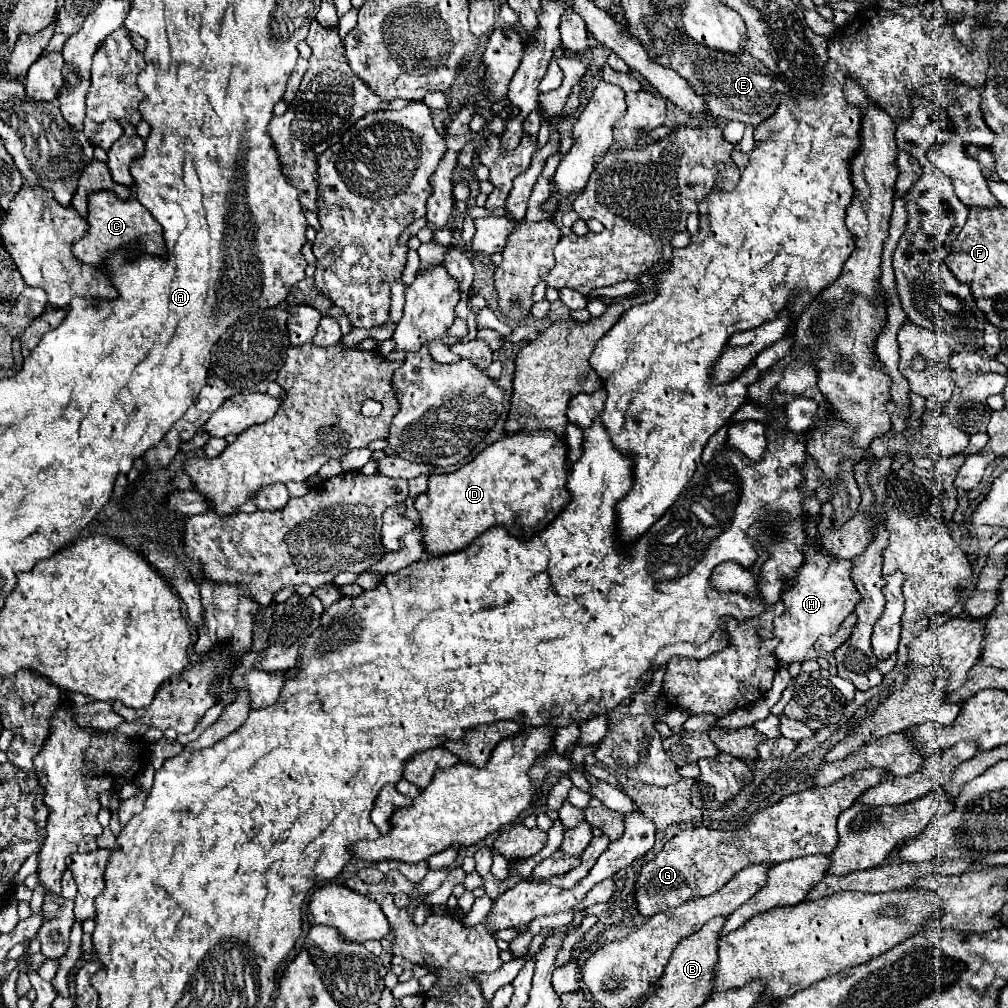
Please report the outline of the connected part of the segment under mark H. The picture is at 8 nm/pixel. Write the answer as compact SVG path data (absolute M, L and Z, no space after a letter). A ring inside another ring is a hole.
M807 456L803 474L805 474L805 488L807 488L805 490L807 498L803 502L803 508L809 512L807 544L803 546L805 562L797 570L797 576L785 584L785 590L781 594L785 612L781 614L779 620L773 622L773 626L775 626L773 634L781 640L779 646L775 648L775 658L777 658L779 668L785 668L791 662L819 658L819 652L815 652L815 648L813 648L815 640L823 634L835 634L839 624L853 612L853 608L859 600L859 592L851 580L851 560L837 560L837 558L829 556L825 550L819 550L813 542L815 524L817 524L819 512L821 512L821 504L819 504L815 492L817 492L817 486L821 484L823 474L811 456Z

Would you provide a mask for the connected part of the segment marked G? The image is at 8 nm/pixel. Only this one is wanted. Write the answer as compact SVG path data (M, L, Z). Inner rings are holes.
M881 768L859 770L855 776L845 776L827 788L813 788L785 796L781 802L753 814L751 822L735 830L691 828L671 838L663 850L643 866L637 880L637 908L643 916L653 916L667 908L675 908L691 898L707 896L725 886L739 870L749 864L769 862L779 864L809 854L831 854L837 838L837 818L841 812L869 788L887 780L889 774Z

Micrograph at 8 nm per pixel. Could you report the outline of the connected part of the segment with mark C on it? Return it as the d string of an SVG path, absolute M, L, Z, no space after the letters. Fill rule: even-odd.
M105 190L95 192L89 196L89 218L87 218L87 222L89 222L89 230L79 242L75 242L73 252L81 262L85 262L85 264L89 264L101 272L105 272L105 260L111 254L115 254L117 250L127 250L129 244L139 242L139 240L141 240L141 248L135 250L135 258L139 254L153 254L153 256L163 258L163 260L167 258L161 226L155 222L151 212L145 206L141 206L135 198L131 198L131 204L129 204L129 200L127 202L117 200L113 192L105 192Z

